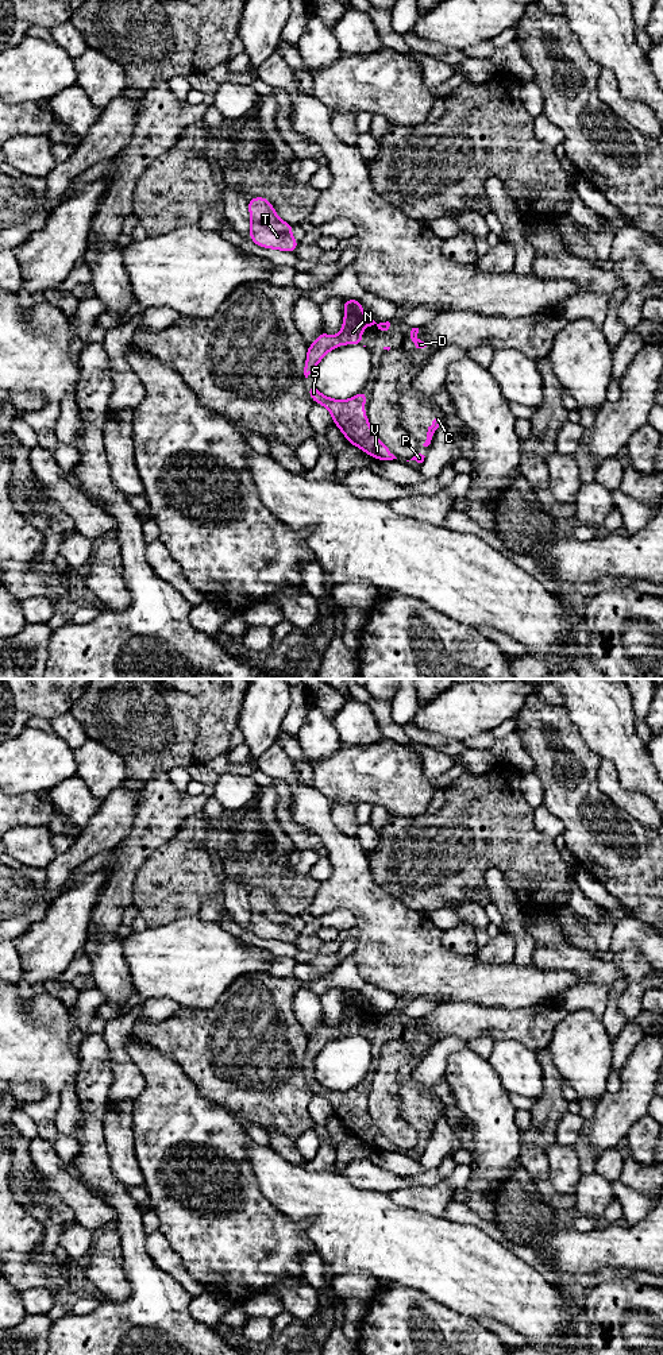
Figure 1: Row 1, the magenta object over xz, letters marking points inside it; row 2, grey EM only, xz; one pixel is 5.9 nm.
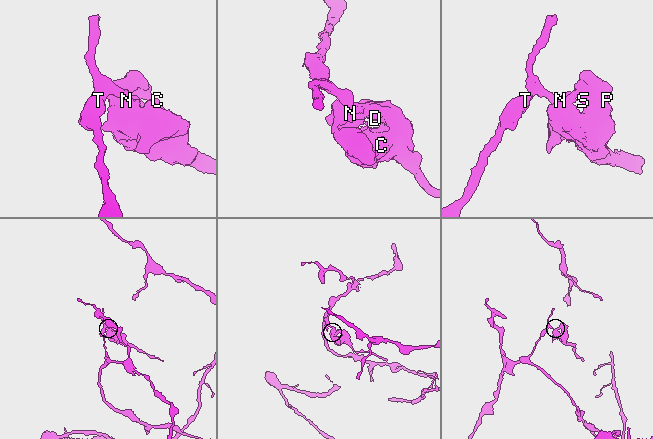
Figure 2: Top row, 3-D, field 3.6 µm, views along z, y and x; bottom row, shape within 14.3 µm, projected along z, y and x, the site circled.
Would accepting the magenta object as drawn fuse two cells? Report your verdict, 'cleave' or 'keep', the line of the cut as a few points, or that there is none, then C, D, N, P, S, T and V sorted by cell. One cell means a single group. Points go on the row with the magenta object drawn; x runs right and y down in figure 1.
cleave; cut in xz along (362, 311), (345, 313); C D N P S V / T

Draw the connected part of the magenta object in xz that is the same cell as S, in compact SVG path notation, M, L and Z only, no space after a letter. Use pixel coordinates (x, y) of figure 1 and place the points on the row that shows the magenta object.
M311 383L307 391L315 404L320 404L329 410L334 424L343 432L350 444L363 449L367 455L378 460L397 459L389 448L377 439L369 424L363 409L367 399L365 390L346 401L323 395L315 383Z

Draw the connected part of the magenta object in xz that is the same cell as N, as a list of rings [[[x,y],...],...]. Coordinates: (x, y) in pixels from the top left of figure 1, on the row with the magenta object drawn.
[[[363,312],[361,313],[344,313],[343,327],[339,335],[328,336],[323,331],[315,340],[312,345],[307,350],[307,363],[304,367],[304,375],[308,378],[309,374],[315,374],[316,366],[331,350],[344,345],[344,344],[362,344],[362,331],[366,325],[377,325],[381,331],[388,331],[390,323],[377,324],[374,320],[369,319]]]

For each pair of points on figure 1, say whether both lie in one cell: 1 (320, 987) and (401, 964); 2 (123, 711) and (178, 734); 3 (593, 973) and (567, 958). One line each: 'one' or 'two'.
1: two
2: one
3: one

